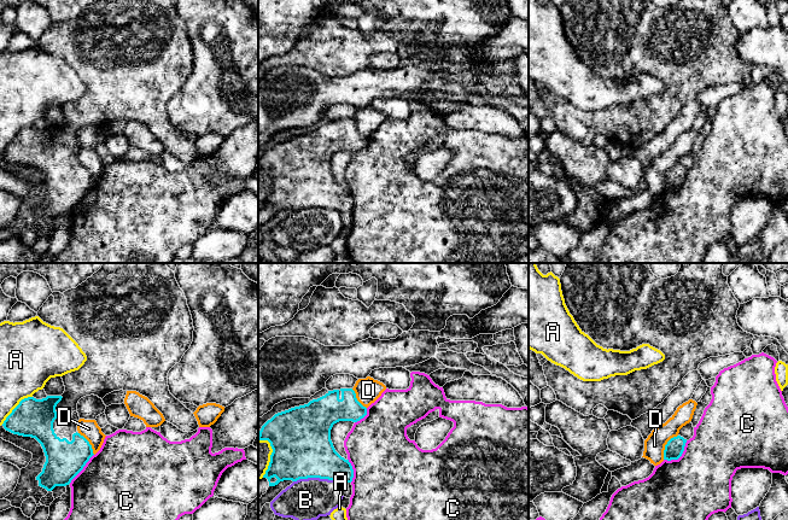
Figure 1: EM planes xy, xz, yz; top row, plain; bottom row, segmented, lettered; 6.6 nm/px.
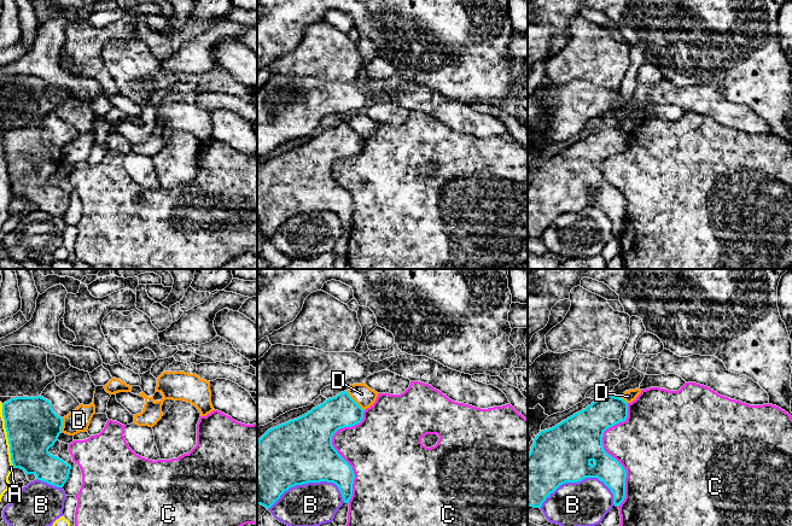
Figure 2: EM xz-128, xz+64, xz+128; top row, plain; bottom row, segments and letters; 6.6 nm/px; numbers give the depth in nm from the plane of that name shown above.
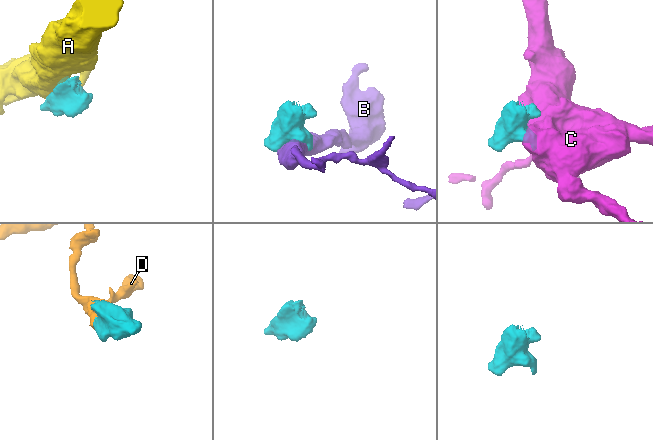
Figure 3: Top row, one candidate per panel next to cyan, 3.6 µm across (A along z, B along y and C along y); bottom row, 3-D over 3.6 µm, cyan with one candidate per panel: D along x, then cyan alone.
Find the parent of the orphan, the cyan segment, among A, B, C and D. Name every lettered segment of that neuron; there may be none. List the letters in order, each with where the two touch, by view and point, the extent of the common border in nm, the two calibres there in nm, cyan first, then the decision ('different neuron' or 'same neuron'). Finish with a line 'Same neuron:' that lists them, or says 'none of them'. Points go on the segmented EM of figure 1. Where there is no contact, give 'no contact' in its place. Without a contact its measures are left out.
A: contact xy (16, 407); length 280 nm; calibres 260 and 320 nm; different neuron
B: contact xz (317, 477); length 320 nm; calibres 400 and 280 nm; different neuron
C: contact yz (679, 456); length 200 nm; calibres 120 and 440 nm; different neuron
D: contact yz (665, 445); length 190 nm; calibres 120 and 140 nm; different neuron
Same neuron: none of them

